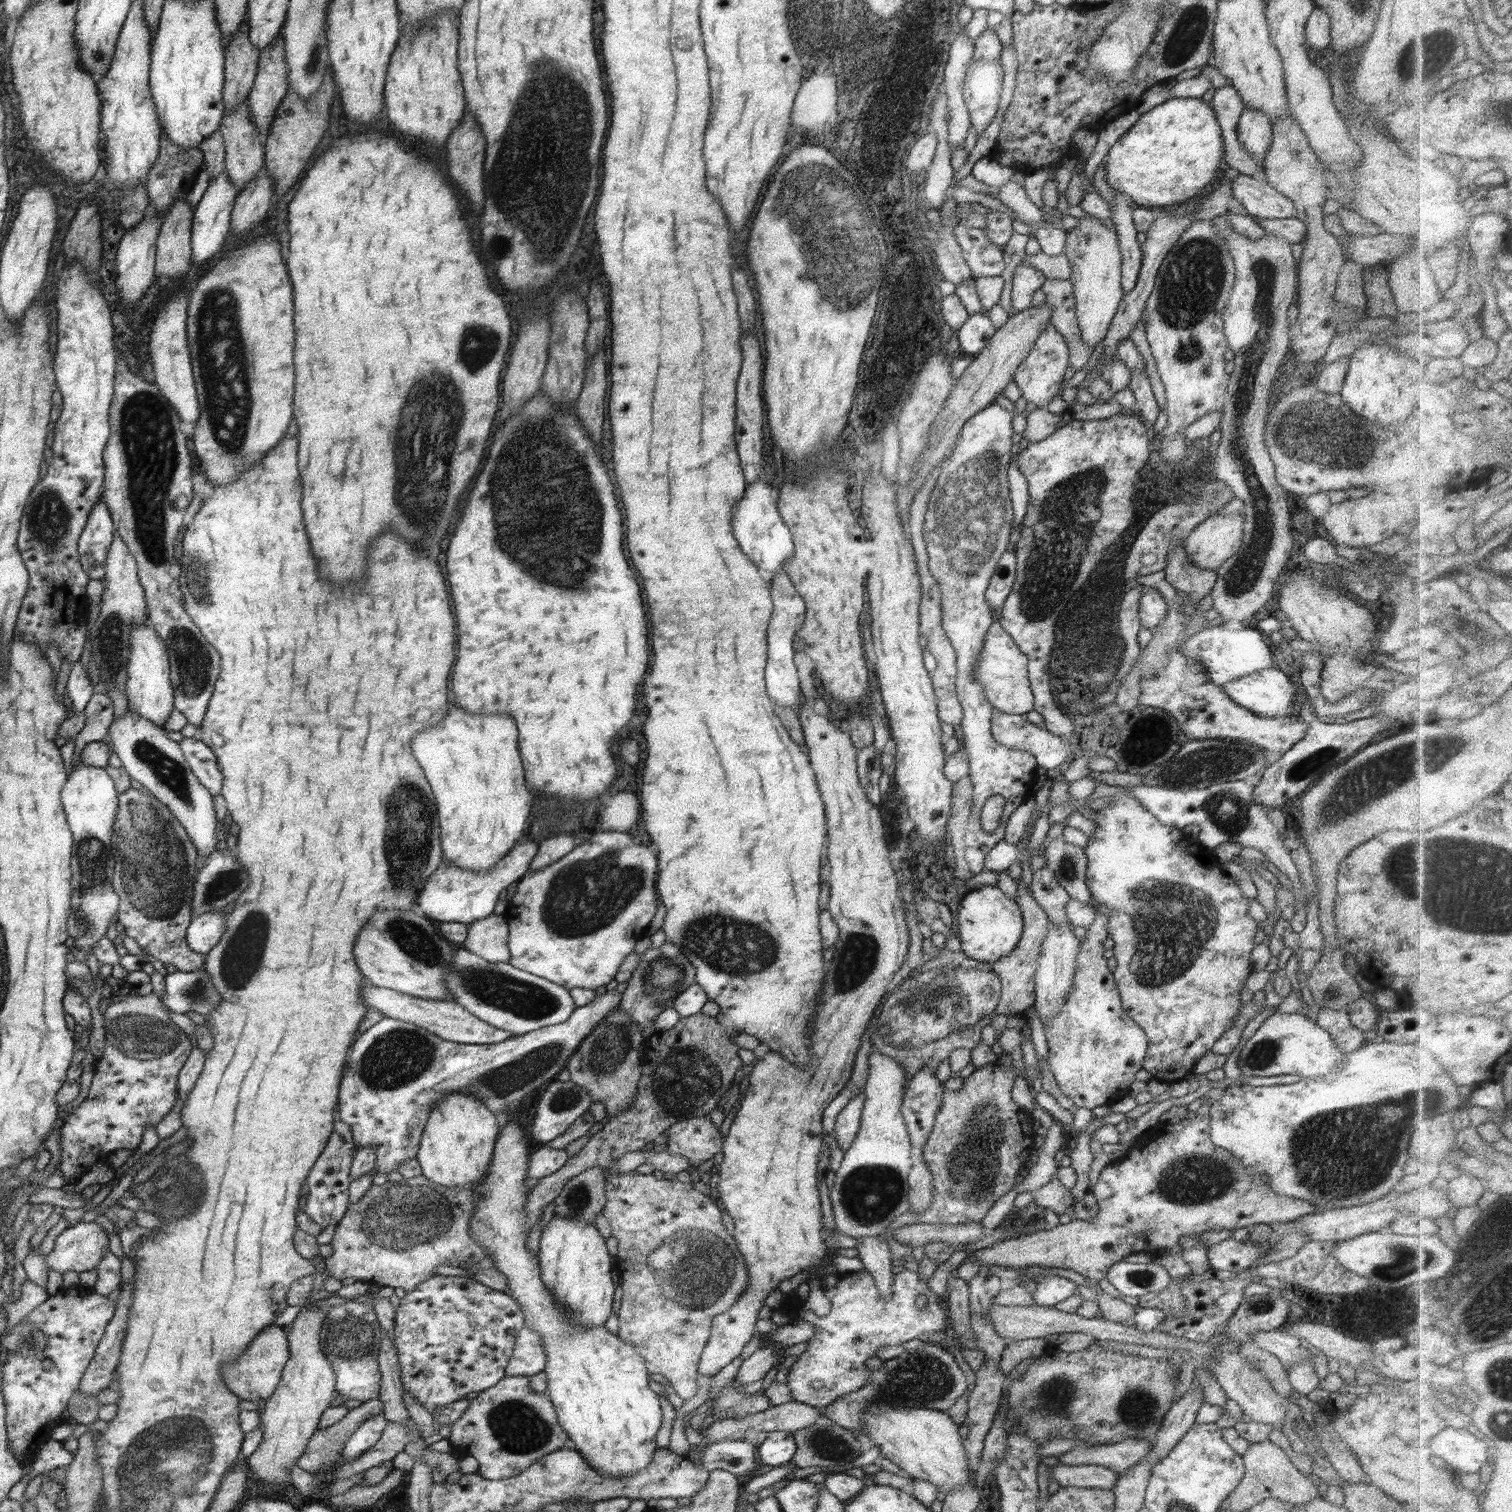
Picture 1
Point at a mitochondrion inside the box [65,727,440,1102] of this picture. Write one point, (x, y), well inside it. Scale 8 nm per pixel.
(153, 860)

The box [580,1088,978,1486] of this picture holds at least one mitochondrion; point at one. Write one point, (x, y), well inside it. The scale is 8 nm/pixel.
(697, 1268)

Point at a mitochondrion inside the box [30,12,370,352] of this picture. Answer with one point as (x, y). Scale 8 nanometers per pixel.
(311, 68)

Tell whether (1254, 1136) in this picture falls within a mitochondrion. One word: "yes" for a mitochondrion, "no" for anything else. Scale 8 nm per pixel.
no

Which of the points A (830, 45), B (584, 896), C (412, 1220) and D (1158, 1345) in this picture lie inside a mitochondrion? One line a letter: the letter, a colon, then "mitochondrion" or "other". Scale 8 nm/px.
A: mitochondrion
B: mitochondrion
C: mitochondrion
D: other

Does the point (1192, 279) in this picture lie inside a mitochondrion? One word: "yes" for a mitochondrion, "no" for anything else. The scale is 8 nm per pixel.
yes

